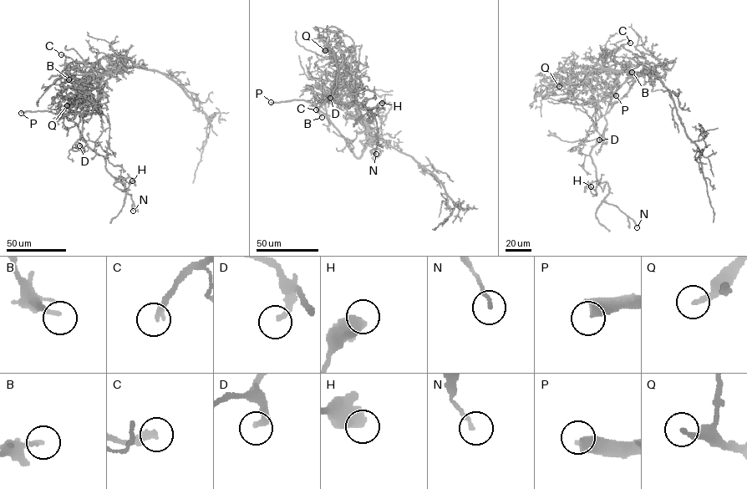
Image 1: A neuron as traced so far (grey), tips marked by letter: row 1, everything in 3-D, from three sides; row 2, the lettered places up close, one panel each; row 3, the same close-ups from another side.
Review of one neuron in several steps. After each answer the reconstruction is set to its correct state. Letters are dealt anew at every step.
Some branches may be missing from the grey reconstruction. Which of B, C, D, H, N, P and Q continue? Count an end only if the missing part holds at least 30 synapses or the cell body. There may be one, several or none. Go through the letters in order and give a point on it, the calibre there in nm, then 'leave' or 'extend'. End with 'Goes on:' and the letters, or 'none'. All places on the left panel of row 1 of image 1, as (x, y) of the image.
B: place (68, 79); calibre 170 nm; leave
C: place (61, 54); calibre 280 nm; extend
D: place (79, 145); calibre 260 nm; leave
H: place (132, 180); calibre 650 nm; leave
N: place (133, 211); calibre 150 nm; leave
P: place (21, 113); calibre 550 nm; extend
Q: place (67, 105); calibre 240 nm; extend
Goes on: C, P, Q

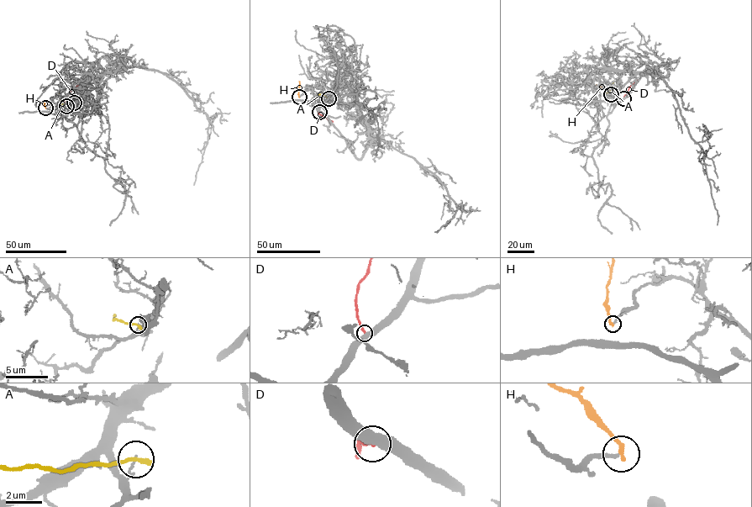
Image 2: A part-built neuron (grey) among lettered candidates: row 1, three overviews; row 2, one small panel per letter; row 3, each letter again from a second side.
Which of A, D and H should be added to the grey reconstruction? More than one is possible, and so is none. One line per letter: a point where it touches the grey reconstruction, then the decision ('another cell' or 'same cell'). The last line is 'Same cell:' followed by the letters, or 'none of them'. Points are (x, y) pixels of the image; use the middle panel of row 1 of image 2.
A: contact (328, 98); another cell
D: contact (319, 112); another cell
H: contact (299, 97); same cell
Same cell: H

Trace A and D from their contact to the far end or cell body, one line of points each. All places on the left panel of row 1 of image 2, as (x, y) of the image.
A: (73, 102), (60, 104), (60, 96), (56, 93)
D: (66, 107), (67, 95), (78, 84)

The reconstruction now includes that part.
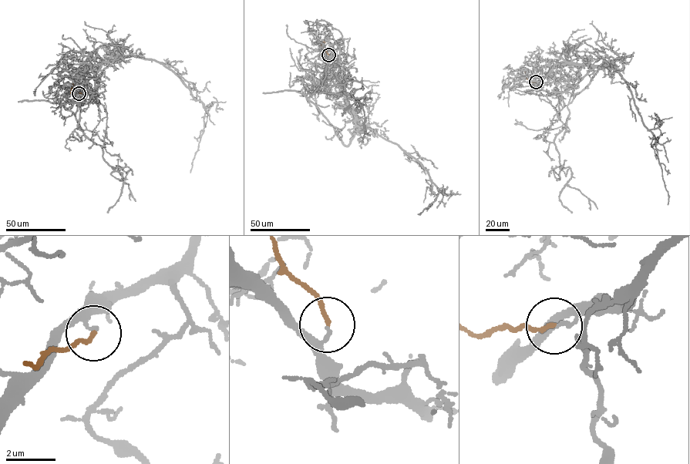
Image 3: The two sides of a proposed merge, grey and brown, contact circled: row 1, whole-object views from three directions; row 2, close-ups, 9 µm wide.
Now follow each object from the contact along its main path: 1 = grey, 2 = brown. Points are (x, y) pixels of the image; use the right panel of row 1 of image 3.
1: (536, 82), (563, 64), (632, 55), (598, 70), (554, 138), (571, 175), (560, 200), (572, 213)
2: (536, 82), (527, 79), (525, 73), (526, 69)

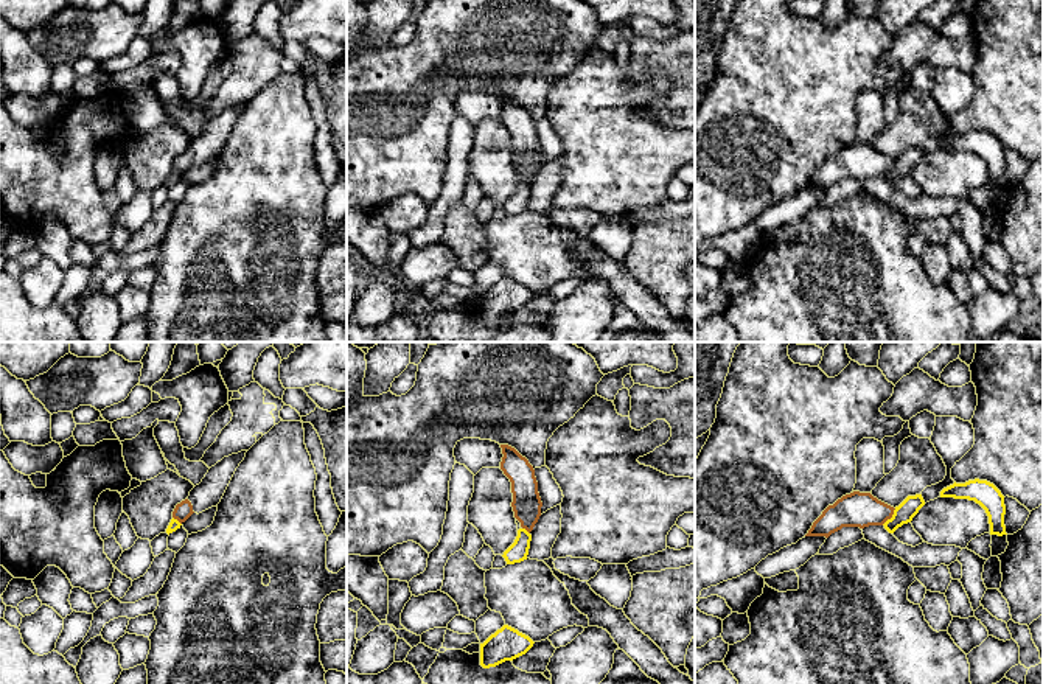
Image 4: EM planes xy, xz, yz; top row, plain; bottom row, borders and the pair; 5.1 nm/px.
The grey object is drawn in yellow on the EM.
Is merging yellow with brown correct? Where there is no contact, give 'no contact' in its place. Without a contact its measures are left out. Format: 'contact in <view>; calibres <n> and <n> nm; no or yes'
contact in yz; calibres 100 and 180 nm; no

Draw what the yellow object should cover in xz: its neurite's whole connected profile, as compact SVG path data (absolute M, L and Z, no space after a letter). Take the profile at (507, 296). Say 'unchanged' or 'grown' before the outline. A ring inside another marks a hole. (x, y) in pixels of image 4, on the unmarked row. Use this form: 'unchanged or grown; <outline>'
unchanged; M504 277L483 295L480 295L480 317L483 320L490 320L505 312L513 312L525 306L533 295L535 294L528 288L508 277Z

